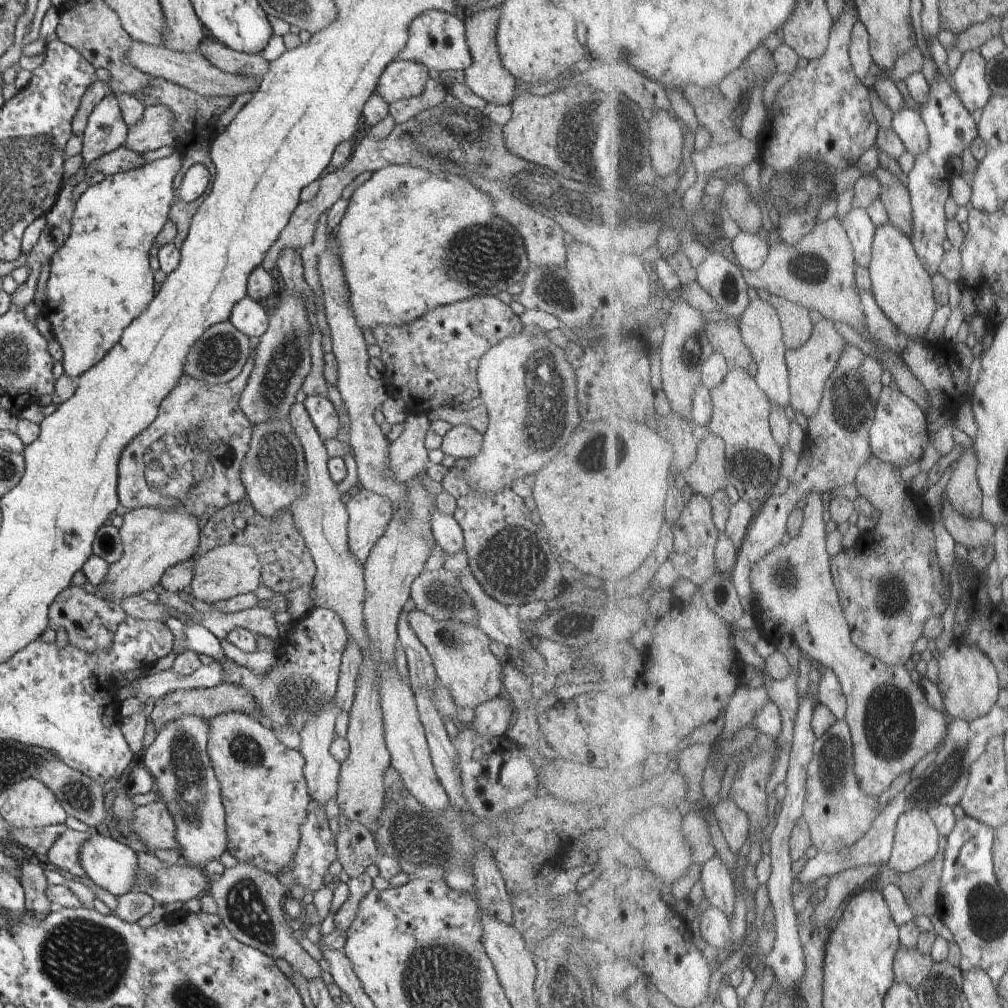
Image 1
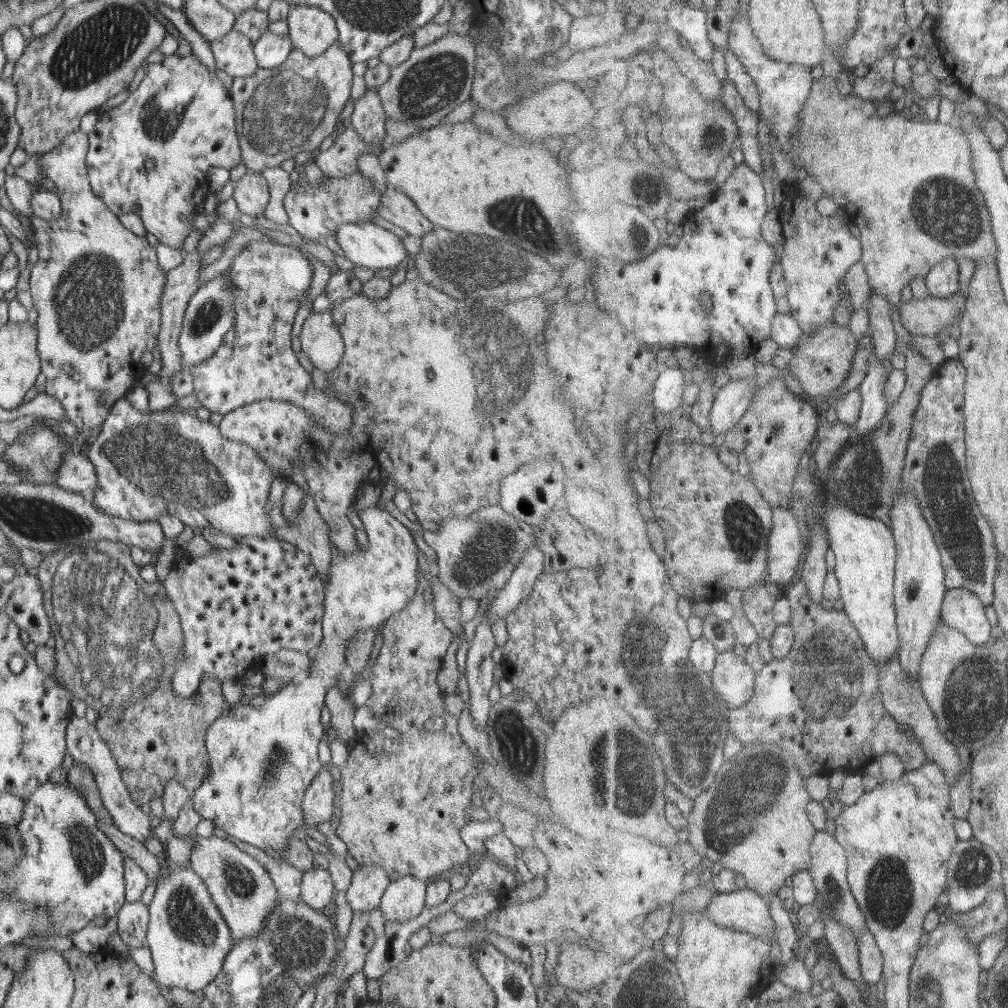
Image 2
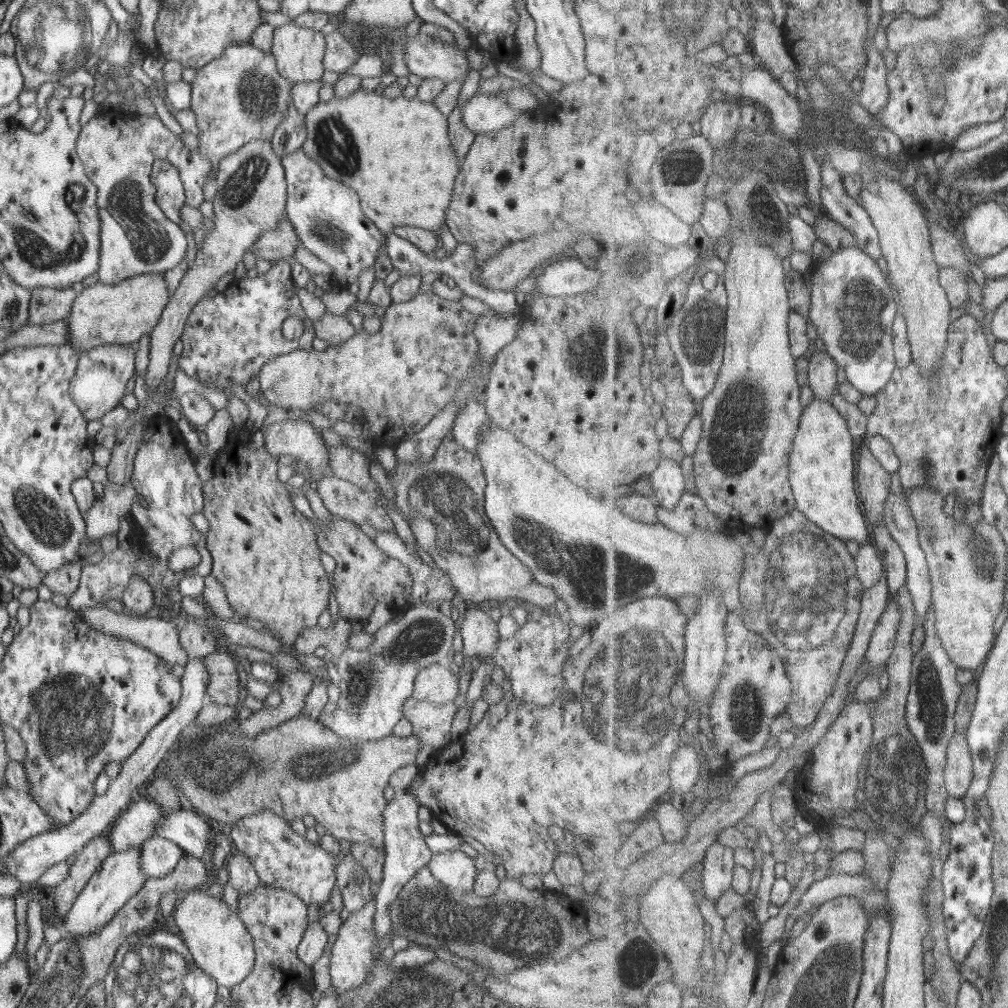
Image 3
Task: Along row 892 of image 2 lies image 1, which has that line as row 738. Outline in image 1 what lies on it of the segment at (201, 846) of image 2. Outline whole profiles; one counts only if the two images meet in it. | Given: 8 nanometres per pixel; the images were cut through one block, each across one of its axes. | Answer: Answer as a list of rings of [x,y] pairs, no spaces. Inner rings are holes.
[[[228,712],[209,718],[207,755],[220,783],[225,808],[228,850],[239,863],[250,863],[261,871],[278,875],[293,866],[301,826],[311,807],[311,796],[303,773],[304,755],[290,749],[270,726],[241,713]]]

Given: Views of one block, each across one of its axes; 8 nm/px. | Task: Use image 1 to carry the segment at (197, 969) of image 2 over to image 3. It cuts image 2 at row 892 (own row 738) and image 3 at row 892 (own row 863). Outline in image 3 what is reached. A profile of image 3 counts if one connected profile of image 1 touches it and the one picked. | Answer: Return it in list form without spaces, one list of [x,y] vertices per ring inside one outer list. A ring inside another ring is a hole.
[[[208,886],[188,891],[175,906],[173,914],[167,919],[178,929],[197,965],[218,986],[228,989],[241,984],[255,966],[255,945],[248,927],[236,914],[236,909],[224,901],[208,894]]]

